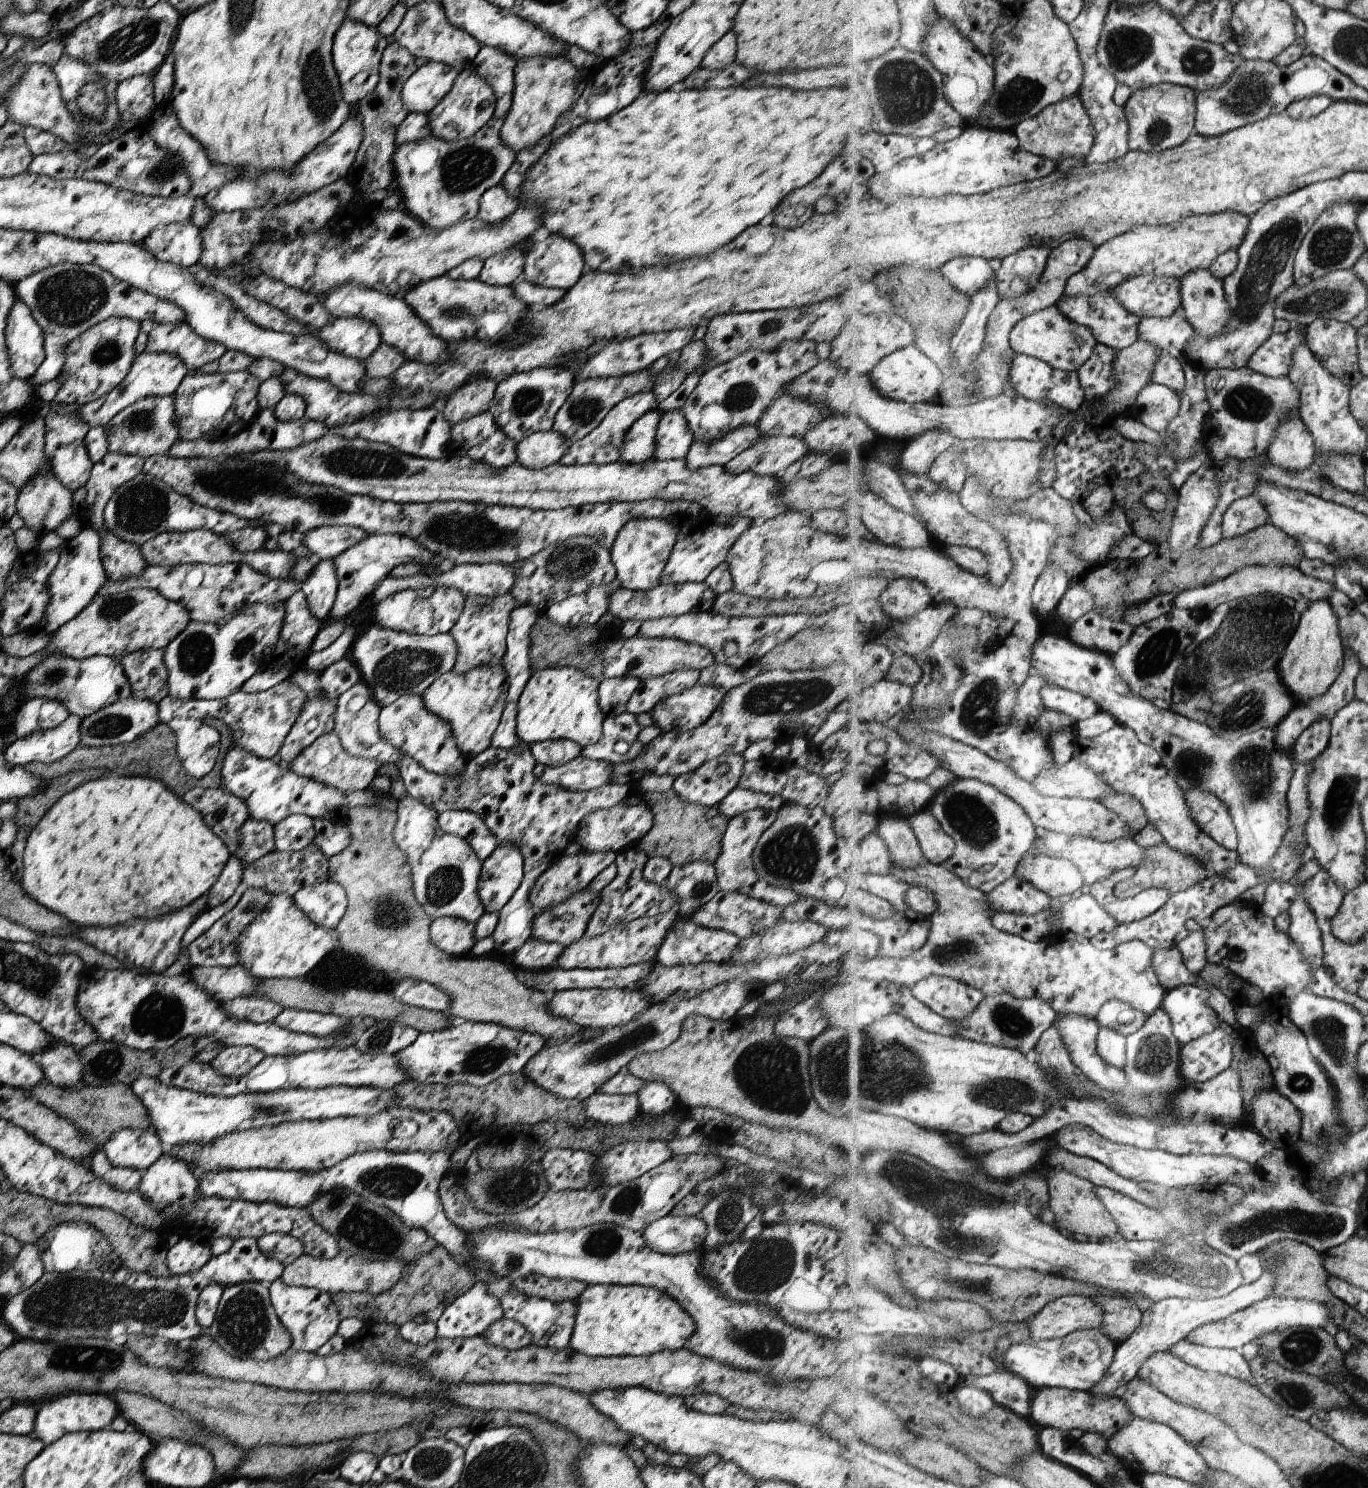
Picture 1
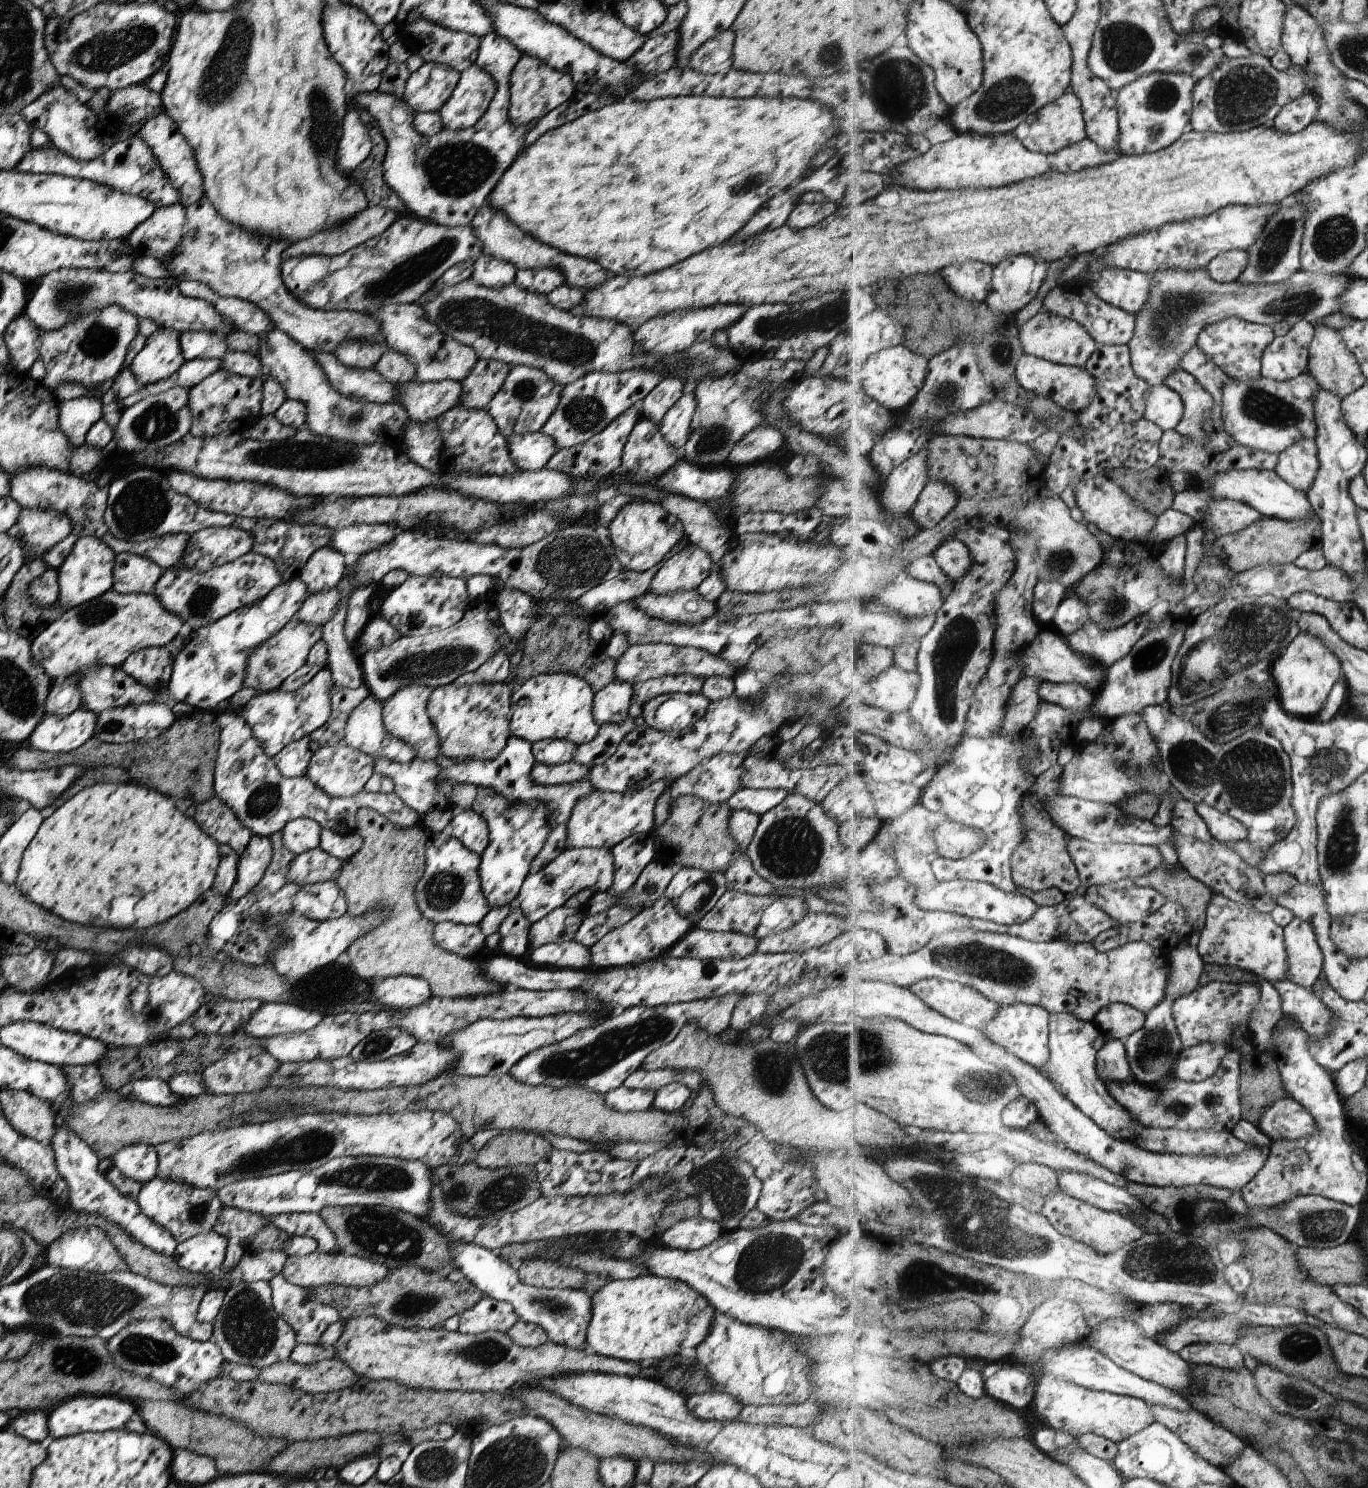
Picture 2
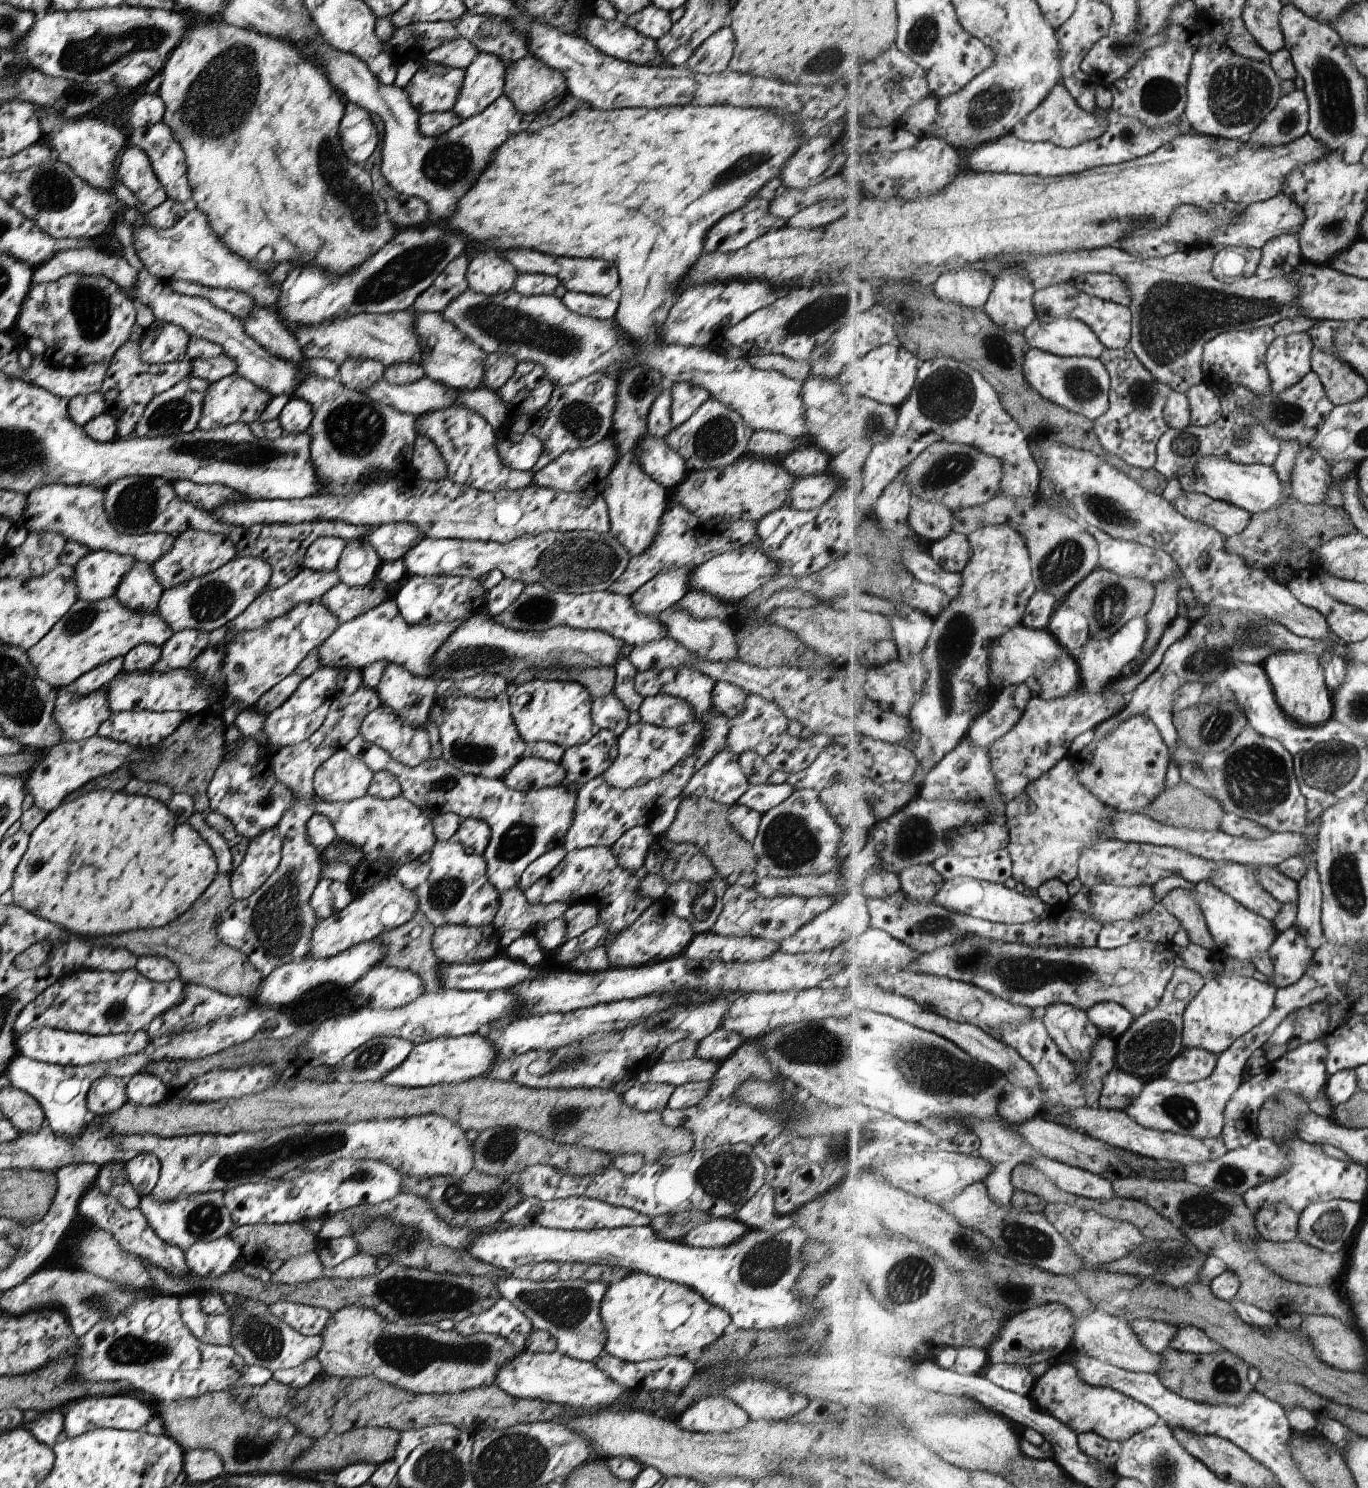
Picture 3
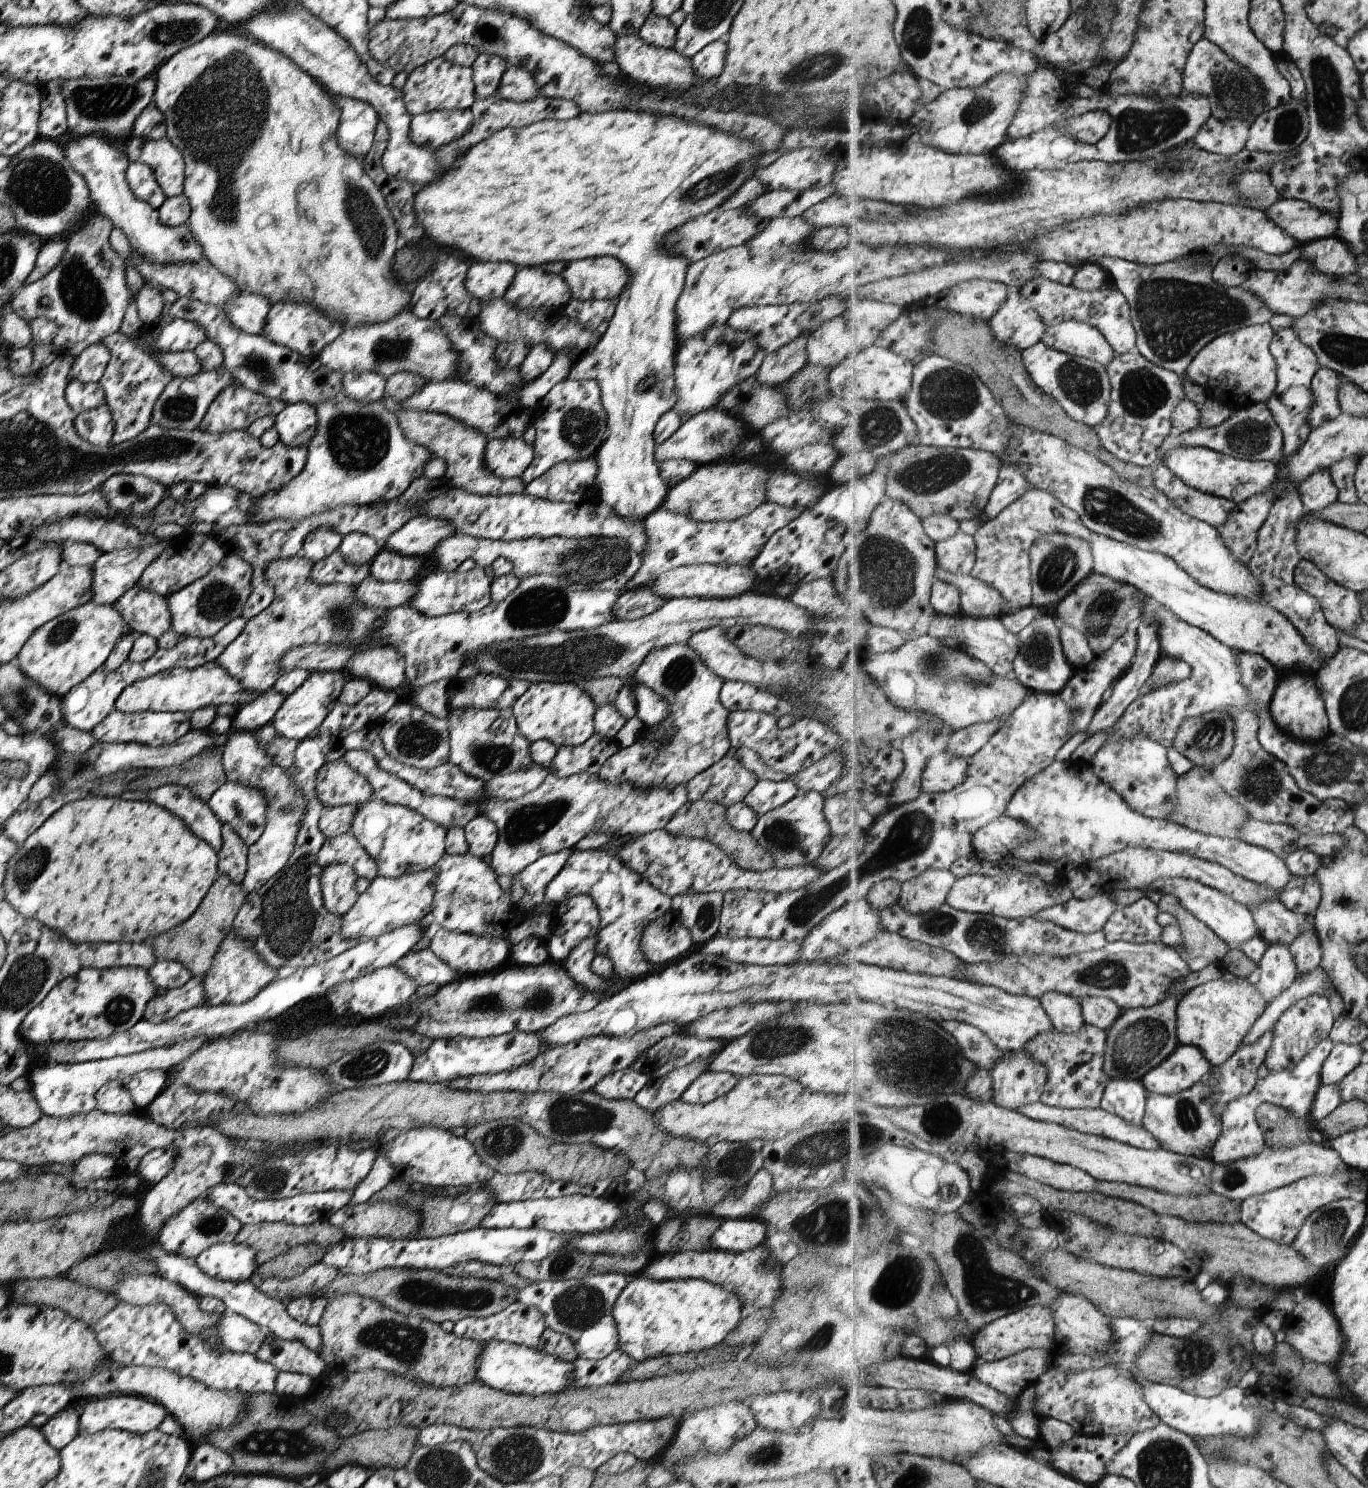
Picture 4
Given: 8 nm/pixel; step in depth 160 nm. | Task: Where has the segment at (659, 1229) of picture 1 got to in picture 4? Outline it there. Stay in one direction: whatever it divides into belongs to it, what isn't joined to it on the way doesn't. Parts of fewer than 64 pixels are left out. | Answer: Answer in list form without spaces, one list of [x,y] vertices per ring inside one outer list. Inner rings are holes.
[[[759,1218],[724,1219],[712,1234],[710,1249],[742,1253],[763,1245],[767,1236],[766,1225]]]

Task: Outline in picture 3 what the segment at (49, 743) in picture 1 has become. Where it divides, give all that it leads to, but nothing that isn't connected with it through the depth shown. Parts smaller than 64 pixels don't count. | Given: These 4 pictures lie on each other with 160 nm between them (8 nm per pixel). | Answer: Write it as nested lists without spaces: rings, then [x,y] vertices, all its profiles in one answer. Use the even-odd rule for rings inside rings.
[[[105,685],[81,696],[71,691],[56,696],[52,719],[62,730],[59,743],[83,740],[96,734],[98,726],[111,714],[107,691]]]

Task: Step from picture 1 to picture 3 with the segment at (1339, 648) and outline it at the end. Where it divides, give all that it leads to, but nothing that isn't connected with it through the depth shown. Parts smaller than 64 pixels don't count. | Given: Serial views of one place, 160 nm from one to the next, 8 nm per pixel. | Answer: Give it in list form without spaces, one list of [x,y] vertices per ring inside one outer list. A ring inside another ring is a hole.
[[[1318,649],[1275,654],[1275,656],[1271,656],[1271,658],[1267,660],[1267,664],[1265,664],[1265,670],[1267,670],[1269,678],[1271,678],[1277,702],[1281,705],[1284,712],[1296,721],[1314,727],[1327,724],[1332,719],[1334,713],[1334,702],[1332,701],[1333,692],[1331,692],[1331,689],[1328,687],[1324,665],[1320,659],[1320,654],[1316,652],[1317,650]]]

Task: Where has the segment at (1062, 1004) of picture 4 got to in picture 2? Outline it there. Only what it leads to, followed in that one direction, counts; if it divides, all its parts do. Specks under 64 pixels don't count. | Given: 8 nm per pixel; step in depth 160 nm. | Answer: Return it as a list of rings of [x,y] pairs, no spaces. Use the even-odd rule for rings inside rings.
[[[1074,1014],[1050,1015],[1050,1057],[1042,1066],[1043,1076],[1049,1076],[1053,1084],[1065,1092],[1067,1098],[1094,1120],[1105,1132],[1116,1139],[1133,1140],[1139,1136],[1141,1124],[1131,1118],[1131,1114],[1109,1094],[1106,1082],[1097,1072],[1098,1056],[1107,1044],[1104,1032],[1094,1023],[1077,1018]]]

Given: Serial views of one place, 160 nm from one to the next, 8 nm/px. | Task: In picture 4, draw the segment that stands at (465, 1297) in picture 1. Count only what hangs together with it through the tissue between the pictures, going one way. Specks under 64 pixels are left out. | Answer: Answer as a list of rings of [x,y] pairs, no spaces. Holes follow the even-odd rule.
[[[517,1300],[509,1303],[501,1312],[486,1317],[465,1317],[454,1322],[452,1333],[457,1338],[471,1339],[476,1341],[488,1341],[495,1339],[498,1341],[507,1341],[518,1345],[535,1349],[540,1339],[540,1334],[547,1327],[545,1317],[537,1307],[526,1305]]]

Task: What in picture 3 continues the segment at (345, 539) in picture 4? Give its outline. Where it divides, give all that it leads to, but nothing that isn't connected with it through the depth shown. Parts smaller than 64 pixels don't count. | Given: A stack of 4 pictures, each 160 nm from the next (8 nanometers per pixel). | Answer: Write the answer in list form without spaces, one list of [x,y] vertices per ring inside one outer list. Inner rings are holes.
[[[361,536],[343,545],[336,567],[337,576],[349,585],[367,584],[375,578],[376,568],[381,560],[369,541]]]

